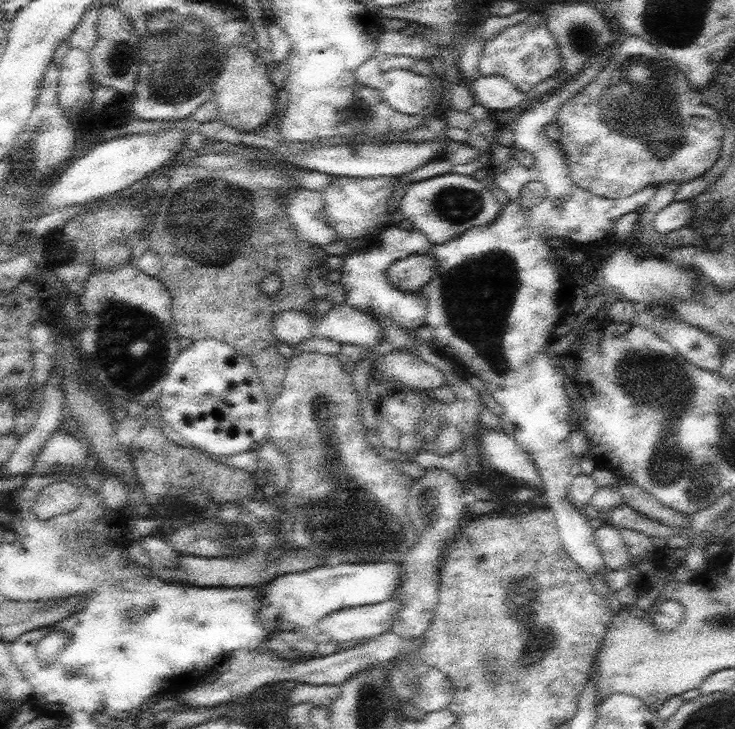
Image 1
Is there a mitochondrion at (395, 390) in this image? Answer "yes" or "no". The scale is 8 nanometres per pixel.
no

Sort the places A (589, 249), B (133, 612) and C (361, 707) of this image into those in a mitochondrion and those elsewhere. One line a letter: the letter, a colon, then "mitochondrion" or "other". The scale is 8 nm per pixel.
A: other
B: mitochondrion
C: mitochondrion

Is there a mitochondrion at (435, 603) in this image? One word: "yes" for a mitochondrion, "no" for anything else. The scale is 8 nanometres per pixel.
no

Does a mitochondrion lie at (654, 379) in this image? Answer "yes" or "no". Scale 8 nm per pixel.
yes

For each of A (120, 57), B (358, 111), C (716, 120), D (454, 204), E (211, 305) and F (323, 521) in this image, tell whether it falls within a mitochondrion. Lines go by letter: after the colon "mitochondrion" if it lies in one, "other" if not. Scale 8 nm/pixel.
A: mitochondrion
B: mitochondrion
C: other
D: mitochondrion
E: other
F: mitochondrion

